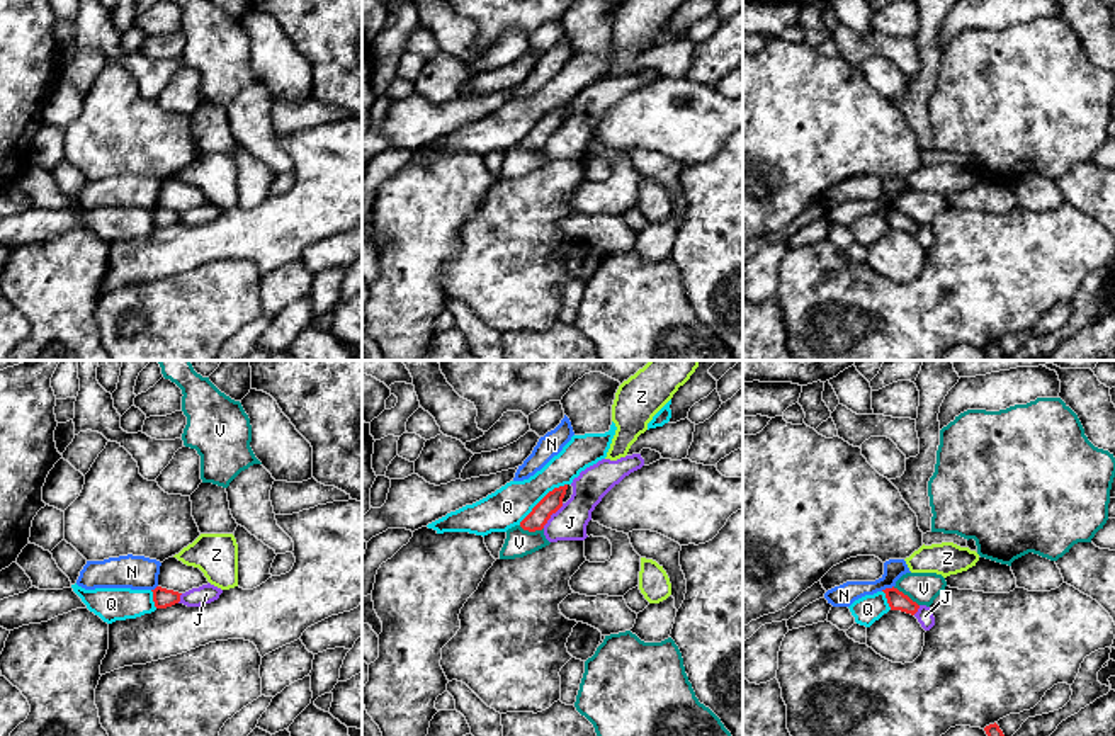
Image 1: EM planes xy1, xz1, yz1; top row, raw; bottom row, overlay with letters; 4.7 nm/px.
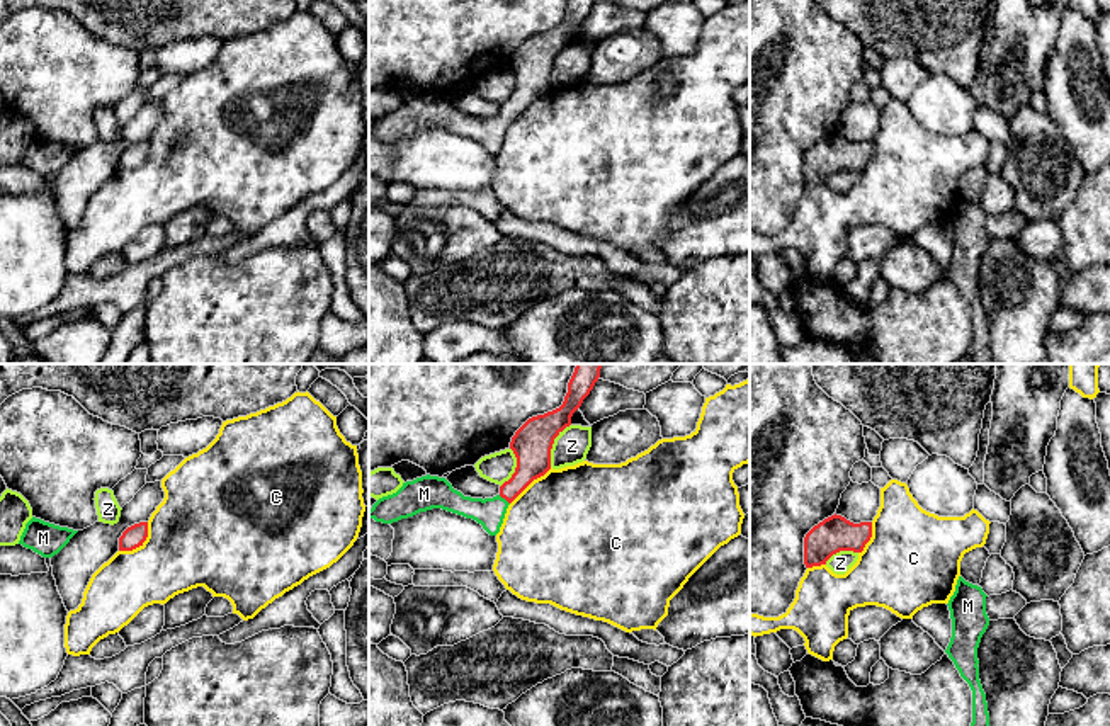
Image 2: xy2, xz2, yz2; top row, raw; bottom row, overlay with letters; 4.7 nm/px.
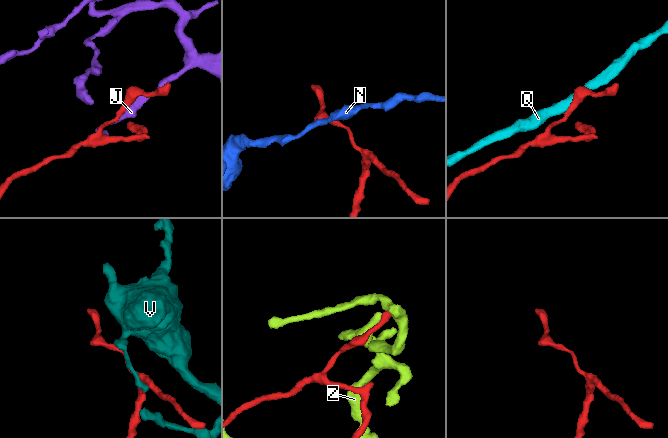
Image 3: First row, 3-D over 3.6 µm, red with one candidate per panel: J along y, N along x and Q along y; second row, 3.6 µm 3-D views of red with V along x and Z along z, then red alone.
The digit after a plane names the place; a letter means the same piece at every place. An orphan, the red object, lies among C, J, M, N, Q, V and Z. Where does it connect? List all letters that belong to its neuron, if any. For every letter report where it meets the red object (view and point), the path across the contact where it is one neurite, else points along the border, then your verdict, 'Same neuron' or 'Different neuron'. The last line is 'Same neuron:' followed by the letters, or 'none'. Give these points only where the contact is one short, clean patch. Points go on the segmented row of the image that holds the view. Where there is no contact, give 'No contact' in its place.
C: Touches red at xy2 (140, 544). Different neuron
J: Touches red at xz1 (551, 514). Different neuron
M: Touches red at xz2 (504, 497). Path across: xz2 (532, 453), (532, 463), (504, 497), (490, 512). Same neuron
N: Touches red at yz1 (886, 588). Boundary: yz1 (893, 585), (881, 590). Different neuron
Q: Touches red at xz1 (541, 500). Boundary: xz1 (566, 483), (553, 488), (519, 524). Different neuron
V: Touches red at yz1 (906, 595). Different neuron
Z: Touches red at xz2 (551, 446). Different neuron
Same neuron: M

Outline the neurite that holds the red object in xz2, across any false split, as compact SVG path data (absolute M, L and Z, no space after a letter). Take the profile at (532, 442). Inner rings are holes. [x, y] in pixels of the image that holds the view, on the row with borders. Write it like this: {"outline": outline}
{"outline": "M576 364L568 383L568 393L559 408L529 418L512 437L510 449L517 457L515 473L500 486L493 498L471 498L454 490L445 478L422 476L388 496L379 498L369 510L369 519L393 524L420 512L442 508L483 525L496 536L508 505L537 478L551 469L554 439L571 425L573 413L581 406L600 377L602 364Z"}

